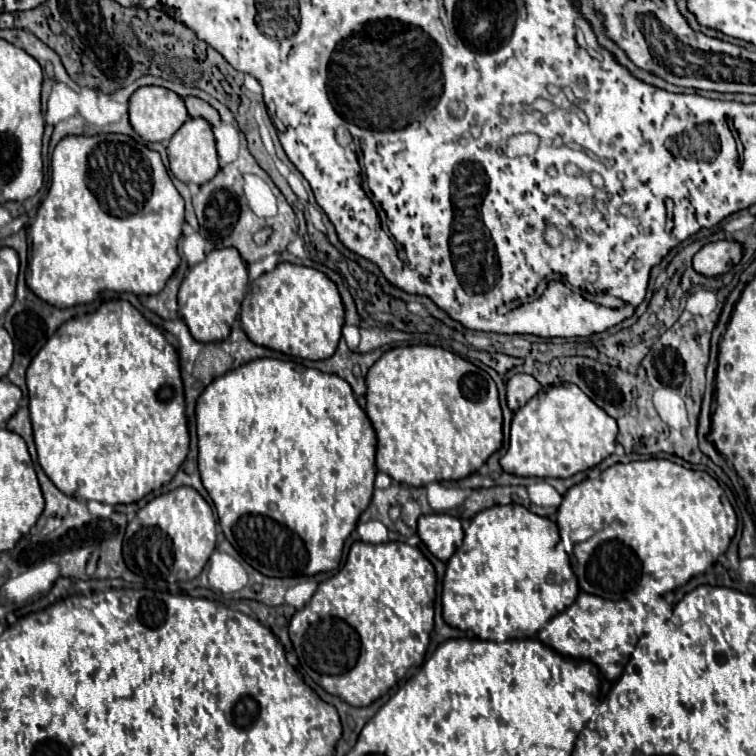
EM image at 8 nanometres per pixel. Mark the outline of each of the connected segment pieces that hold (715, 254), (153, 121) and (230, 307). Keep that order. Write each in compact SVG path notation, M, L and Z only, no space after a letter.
M714 241L704 245L694 255L694 269L706 277L716 277L728 273L736 263L740 263L744 247L738 241Z
M140 87L130 97L130 125L144 141L168 141L188 119L180 95L164 87Z
M214 249L206 259L194 265L184 277L178 291L178 313L188 325L192 337L200 343L224 341L230 335L230 327L238 317L240 303L248 287L248 271L236 249Z

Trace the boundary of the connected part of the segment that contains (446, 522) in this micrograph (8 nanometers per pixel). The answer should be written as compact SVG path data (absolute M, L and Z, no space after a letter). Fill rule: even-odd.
M444 513L422 515L418 519L418 537L426 543L428 551L440 561L448 561L462 545L464 531L456 517Z

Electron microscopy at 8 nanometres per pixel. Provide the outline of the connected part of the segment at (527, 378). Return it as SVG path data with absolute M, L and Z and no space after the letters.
M514 375L514 377L506 383L508 407L510 407L512 411L520 409L520 407L526 405L528 399L532 399L538 391L540 391L540 383L538 383L532 375Z

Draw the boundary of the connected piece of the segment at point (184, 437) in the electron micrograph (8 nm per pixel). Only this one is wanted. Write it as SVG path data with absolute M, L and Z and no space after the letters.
M108 301L94 313L77 316L66 321L66 325L62 325L62 329L58 329L58 333L54 333L54 337L50 337L50 341L46 341L46 345L40 349L40 353L30 363L30 367L26 371L26 383L28 383L28 409L33 437L36 441L36 449L38 449L38 463L44 469L44 473L48 475L48 479L62 493L66 493L70 497L78 495L86 501L98 501L98 503L108 503L108 505L136 503L142 497L146 497L148 493L152 493L154 489L160 489L162 485L170 483L170 479L176 475L178 467L182 465L182 461L188 455L188 425L186 425L186 415L184 415L184 389L182 389L182 377L180 377L180 369L178 369L176 349L168 343L164 331L154 327L152 323L148 323L140 315L140 311L134 309L128 301Z

